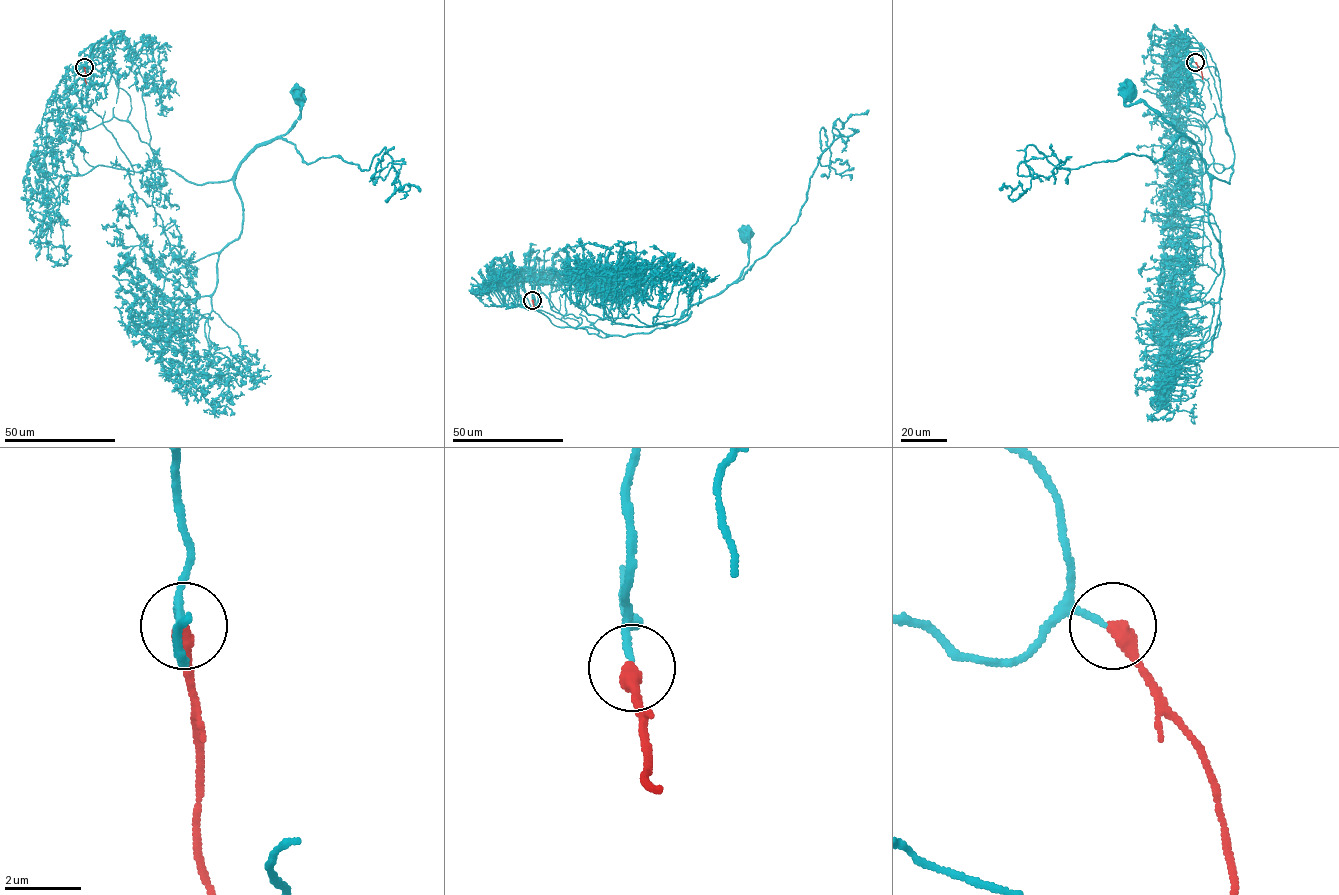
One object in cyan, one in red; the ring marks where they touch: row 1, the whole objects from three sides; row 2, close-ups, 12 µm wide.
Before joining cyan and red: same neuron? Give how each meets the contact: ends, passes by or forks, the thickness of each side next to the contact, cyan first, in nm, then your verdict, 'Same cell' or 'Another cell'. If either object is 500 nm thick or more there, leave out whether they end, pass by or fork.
At the ring cyan ends. At the ring red ends. Thickness 160 nm (cyan) against 440 nm. Same cell

